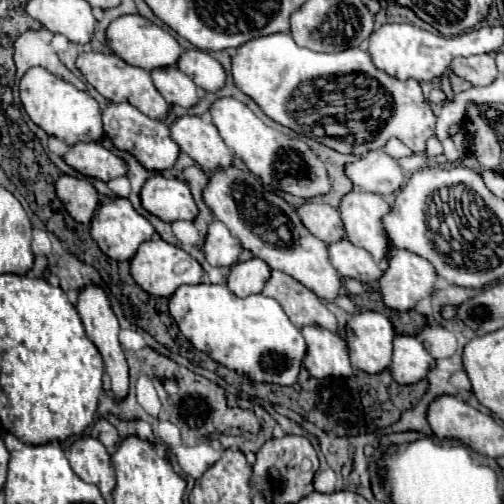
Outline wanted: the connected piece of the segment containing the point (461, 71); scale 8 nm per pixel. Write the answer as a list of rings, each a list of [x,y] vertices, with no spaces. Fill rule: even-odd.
[[[490,54],[454,58],[450,62],[450,70],[456,76],[468,80],[472,86],[488,86],[496,78],[496,64]]]

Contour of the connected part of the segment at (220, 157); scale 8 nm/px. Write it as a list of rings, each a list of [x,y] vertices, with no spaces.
[[[180,116],[170,124],[170,136],[204,172],[214,172],[218,166],[232,164],[232,150],[220,138],[212,122],[200,116]]]

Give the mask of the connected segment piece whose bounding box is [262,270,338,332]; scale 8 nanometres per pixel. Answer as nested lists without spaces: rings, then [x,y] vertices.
[[[272,270],[262,294],[274,298],[282,306],[282,310],[286,310],[290,322],[294,322],[294,326],[298,328],[308,324],[328,328],[332,332],[336,332],[338,328],[336,318],[332,312],[328,312],[326,304],[306,286],[302,286],[300,282],[296,282],[280,270]]]

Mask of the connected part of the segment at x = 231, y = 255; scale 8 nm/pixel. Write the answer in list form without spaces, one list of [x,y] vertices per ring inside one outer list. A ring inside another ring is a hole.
[[[214,218],[208,226],[208,234],[204,240],[204,254],[208,264],[232,266],[238,262],[240,252],[242,252],[240,242],[230,234],[230,230],[220,220]]]

